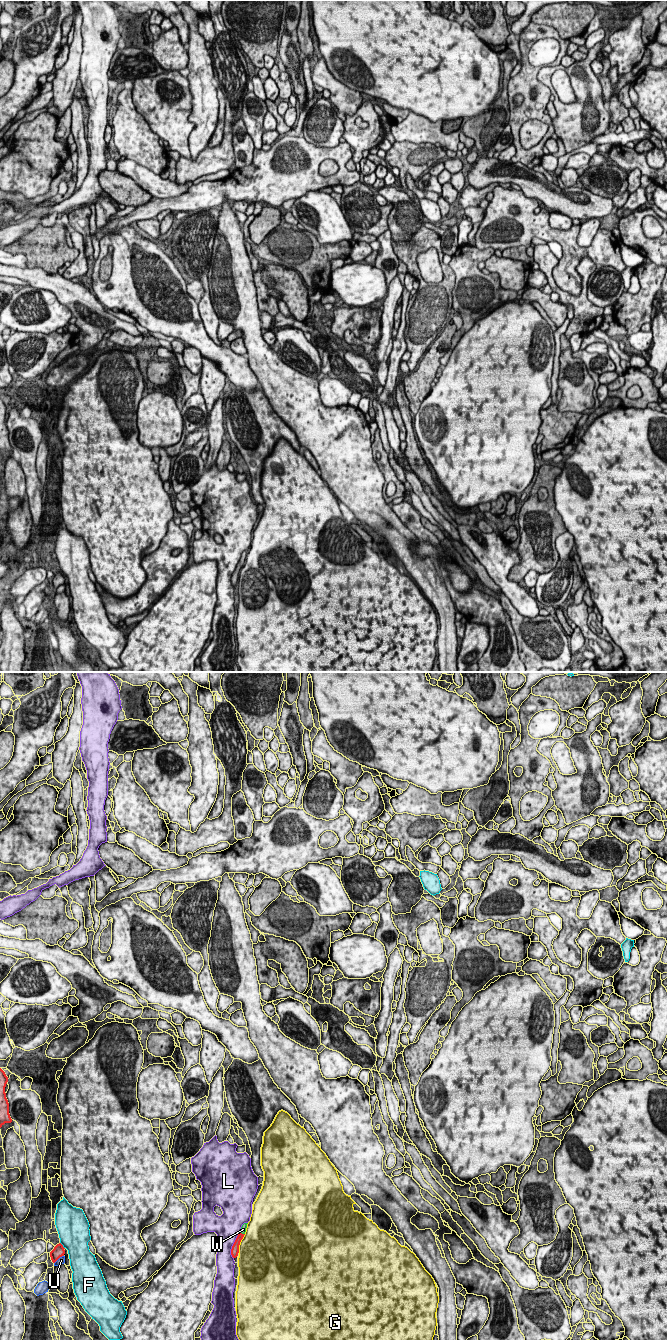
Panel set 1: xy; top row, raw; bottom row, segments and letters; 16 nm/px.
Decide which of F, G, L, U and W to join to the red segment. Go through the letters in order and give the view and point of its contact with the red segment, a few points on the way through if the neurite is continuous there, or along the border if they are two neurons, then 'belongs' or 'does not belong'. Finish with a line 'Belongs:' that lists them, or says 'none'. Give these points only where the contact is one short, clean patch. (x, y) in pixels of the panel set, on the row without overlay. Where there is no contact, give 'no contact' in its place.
F: meets red in xy at (62, 573); does not belong
G: meets red in xy at (239, 571); does not belong
L: meets red in xy at (233, 573); does not belong
U: meets red in xy at (58, 586); does not belong
W: meets red in xy at (241, 561); runs through xy (235, 575), (241, 561), (243, 557); belongs
Belongs: W

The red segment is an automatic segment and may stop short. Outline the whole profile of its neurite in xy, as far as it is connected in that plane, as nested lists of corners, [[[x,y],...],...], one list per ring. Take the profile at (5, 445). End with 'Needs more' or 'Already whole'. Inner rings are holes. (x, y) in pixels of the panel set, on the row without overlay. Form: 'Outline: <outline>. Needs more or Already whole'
Outline: [[[0,396],[0,456],[5,451],[11,451],[12,447],[9,442],[9,431],[6,426],[5,415],[8,410],[8,405]]]. Already whole

